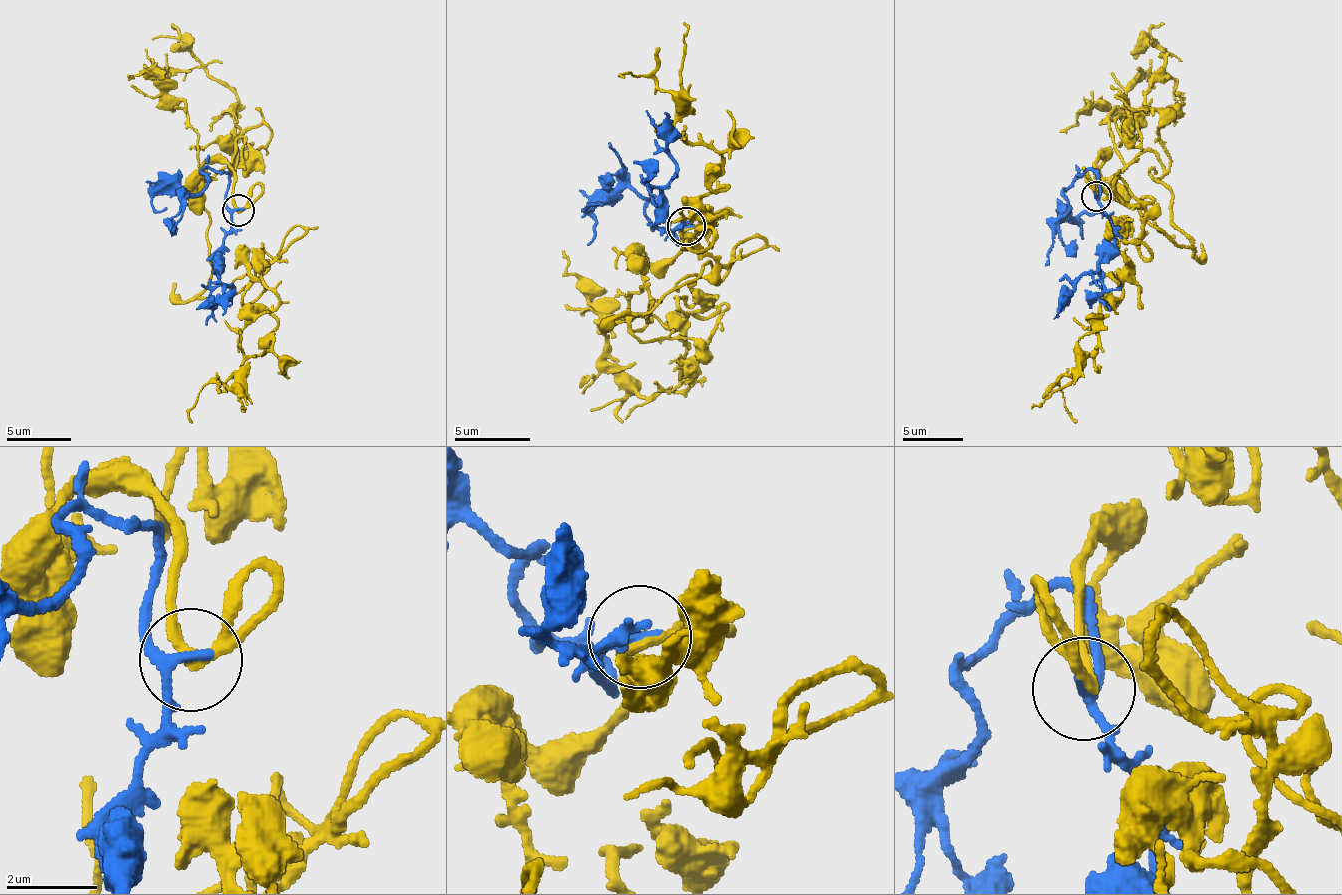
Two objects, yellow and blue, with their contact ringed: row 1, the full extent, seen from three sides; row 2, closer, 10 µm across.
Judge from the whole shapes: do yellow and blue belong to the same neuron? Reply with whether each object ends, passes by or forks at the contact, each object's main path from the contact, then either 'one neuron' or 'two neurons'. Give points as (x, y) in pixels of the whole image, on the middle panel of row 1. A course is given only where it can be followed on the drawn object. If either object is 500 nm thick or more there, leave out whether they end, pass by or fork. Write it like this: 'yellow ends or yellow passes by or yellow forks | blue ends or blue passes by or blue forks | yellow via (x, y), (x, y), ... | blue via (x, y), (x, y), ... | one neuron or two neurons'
yellow passes by | blue passes by | yellow via (685, 227), (641, 257), (630, 329), (707, 276), (687, 245), (728, 212), (701, 201), (722, 157), (624, 76) | blue via (685, 225), (671, 235), (675, 242), (645, 215), (652, 196), (617, 188), (595, 212), (588, 246) | one neuron

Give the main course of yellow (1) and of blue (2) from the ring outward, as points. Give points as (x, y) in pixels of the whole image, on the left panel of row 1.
1: (237, 208), (202, 166), (205, 298), (265, 270), (273, 343), (191, 421)
2: (237, 210), (224, 200), (227, 173), (217, 169), (201, 171), (207, 181), (198, 193), (178, 196), (154, 191)

